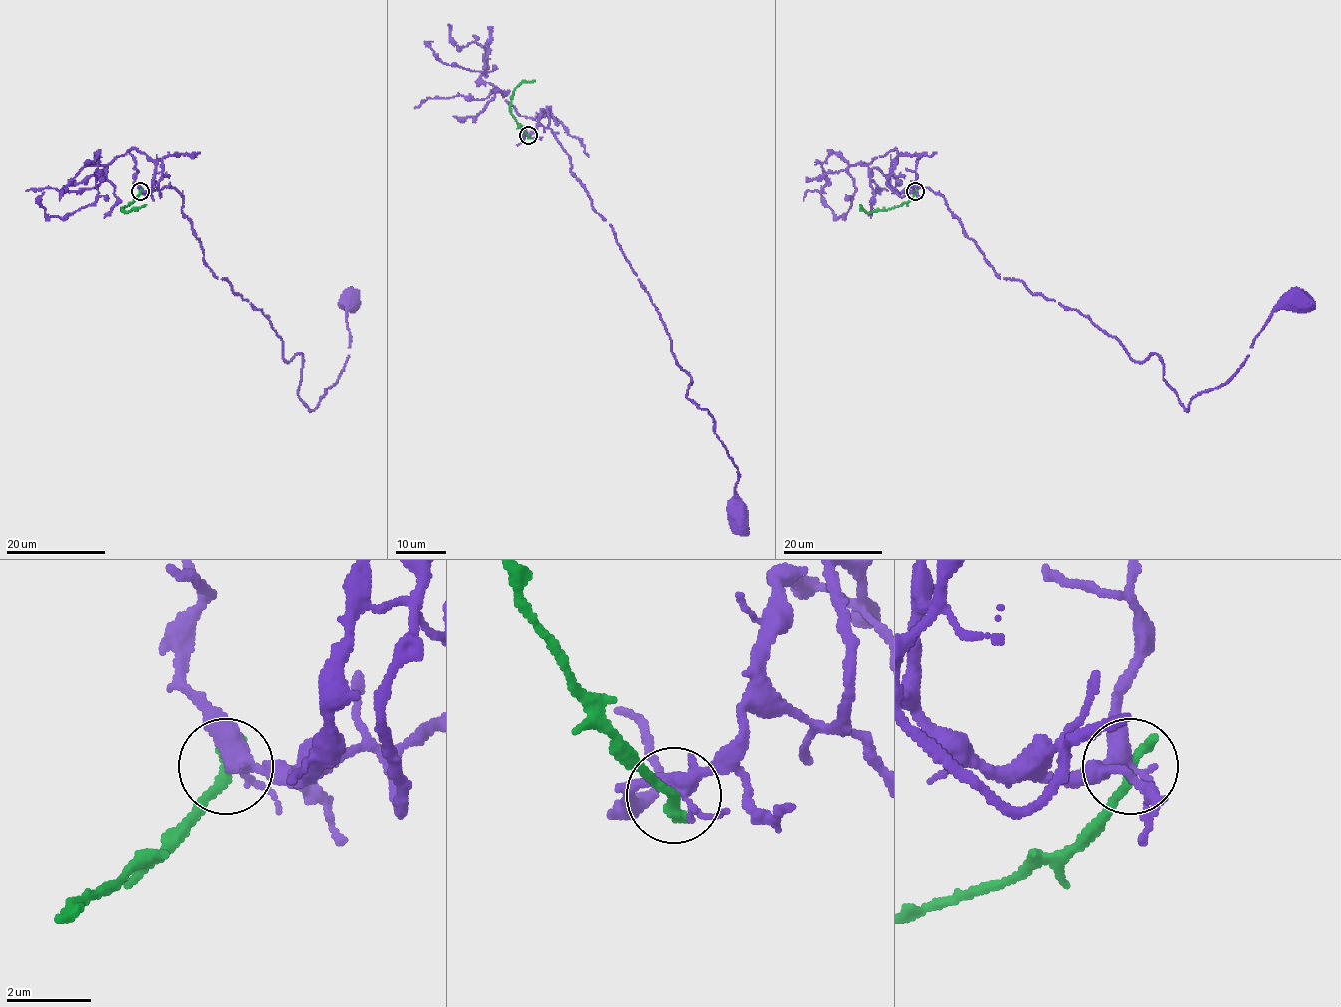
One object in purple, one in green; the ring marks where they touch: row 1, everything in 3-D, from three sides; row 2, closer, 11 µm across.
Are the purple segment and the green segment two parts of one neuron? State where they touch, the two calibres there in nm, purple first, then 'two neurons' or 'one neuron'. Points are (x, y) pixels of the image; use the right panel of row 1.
(915, 191) | 320/320 nm | two neurons

